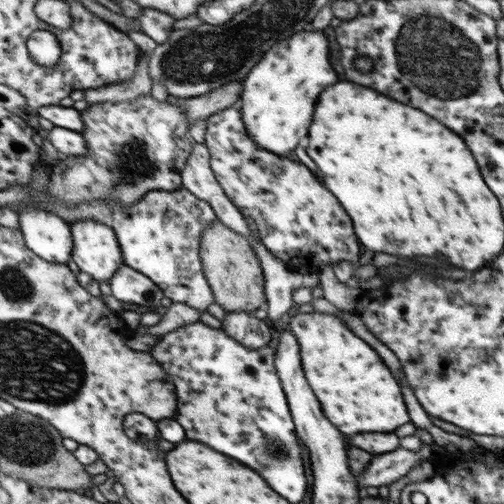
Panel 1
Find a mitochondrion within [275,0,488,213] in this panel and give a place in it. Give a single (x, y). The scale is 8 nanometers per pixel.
(439, 58)

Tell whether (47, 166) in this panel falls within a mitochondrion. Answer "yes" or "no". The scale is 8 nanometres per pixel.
no

